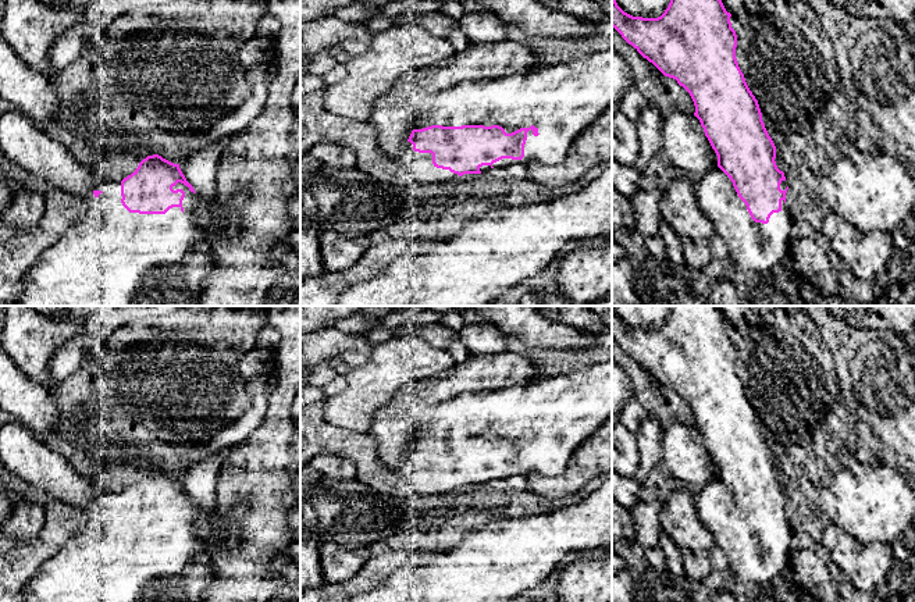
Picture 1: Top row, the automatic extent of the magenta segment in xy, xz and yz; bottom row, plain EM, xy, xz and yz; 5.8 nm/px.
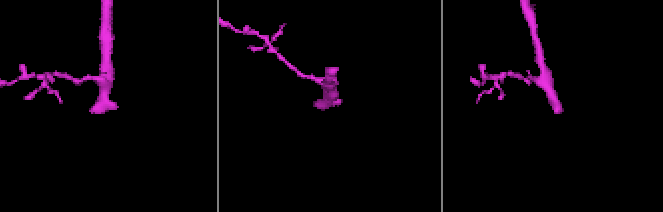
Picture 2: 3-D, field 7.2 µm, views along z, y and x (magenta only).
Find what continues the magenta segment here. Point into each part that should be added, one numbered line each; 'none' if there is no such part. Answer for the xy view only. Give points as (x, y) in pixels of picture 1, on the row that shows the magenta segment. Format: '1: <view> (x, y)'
1: xy (102, 260)

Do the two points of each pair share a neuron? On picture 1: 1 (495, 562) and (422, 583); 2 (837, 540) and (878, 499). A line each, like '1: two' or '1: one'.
1: one
2: two

